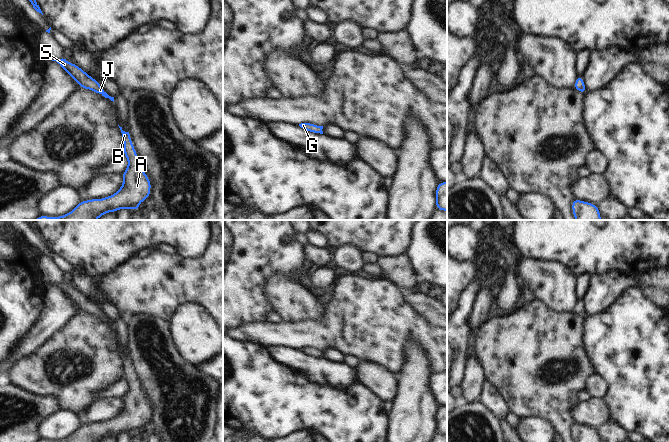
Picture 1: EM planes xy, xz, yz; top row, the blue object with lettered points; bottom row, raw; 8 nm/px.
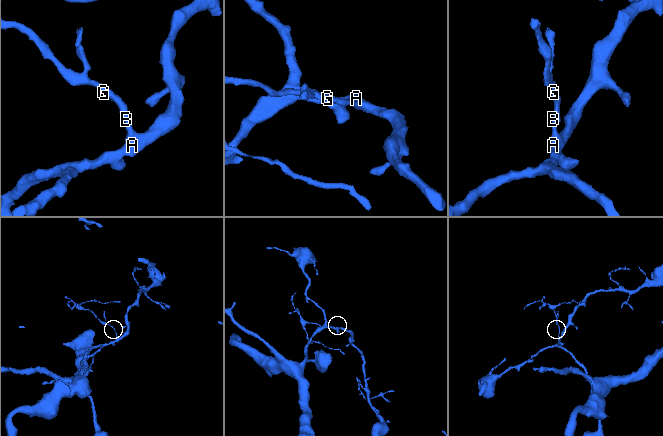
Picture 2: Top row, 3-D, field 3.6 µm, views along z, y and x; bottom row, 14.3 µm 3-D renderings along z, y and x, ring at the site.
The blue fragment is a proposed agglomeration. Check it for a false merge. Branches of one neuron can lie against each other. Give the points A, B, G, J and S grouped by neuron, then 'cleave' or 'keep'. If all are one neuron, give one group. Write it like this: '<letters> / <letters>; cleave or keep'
A B G J S; keep

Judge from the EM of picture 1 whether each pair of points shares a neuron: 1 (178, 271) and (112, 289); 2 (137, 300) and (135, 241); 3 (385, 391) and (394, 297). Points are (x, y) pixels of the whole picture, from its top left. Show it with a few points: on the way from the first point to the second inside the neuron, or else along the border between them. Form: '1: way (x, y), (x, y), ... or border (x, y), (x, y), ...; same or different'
1: way (162, 274), (152, 284), (128, 287); same
2: border (146, 251), (128, 257), (115, 268); different
3: border (365, 361), (379, 363), (392, 373); different

